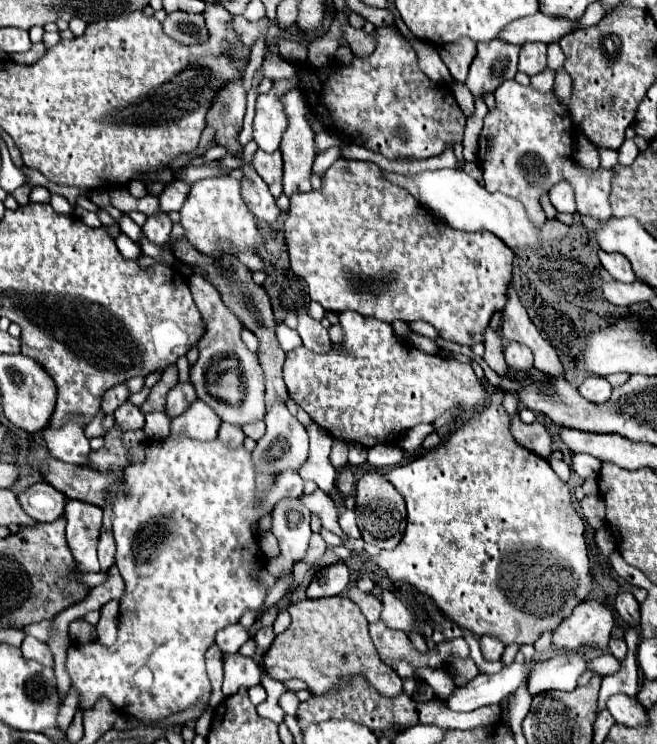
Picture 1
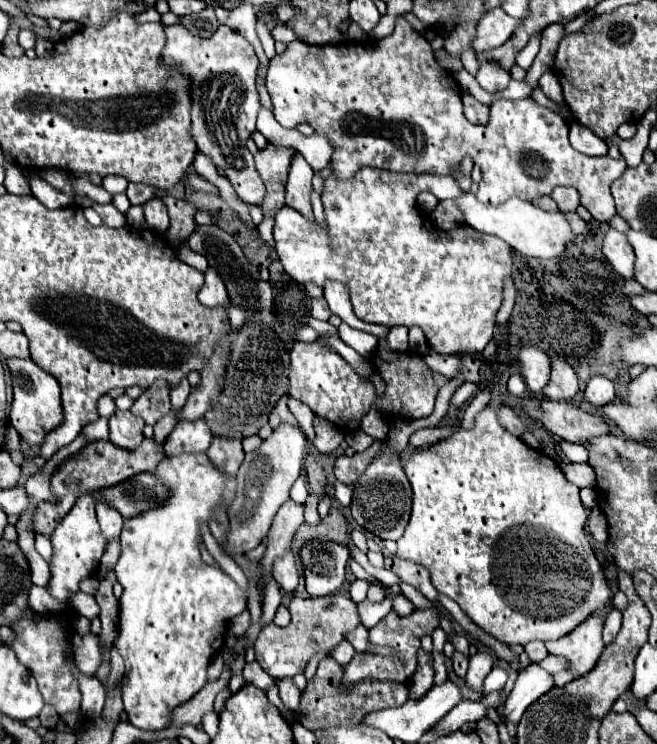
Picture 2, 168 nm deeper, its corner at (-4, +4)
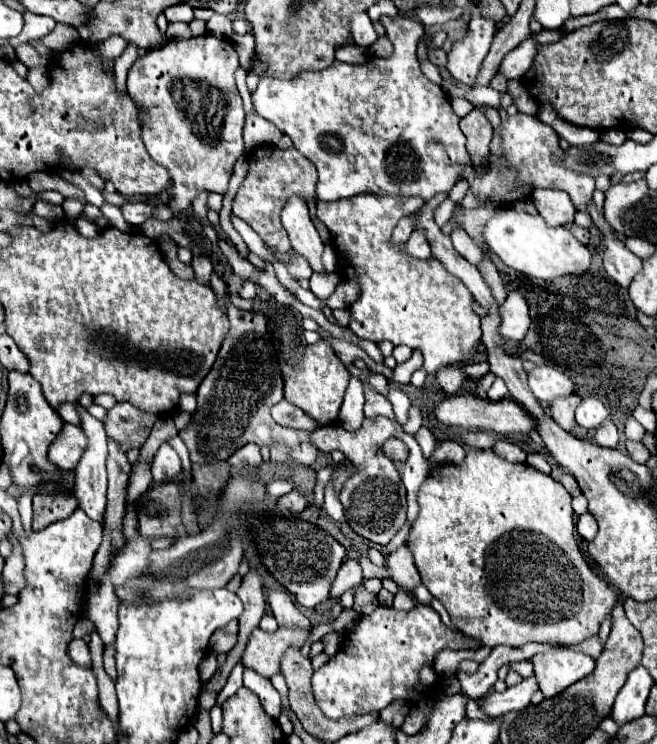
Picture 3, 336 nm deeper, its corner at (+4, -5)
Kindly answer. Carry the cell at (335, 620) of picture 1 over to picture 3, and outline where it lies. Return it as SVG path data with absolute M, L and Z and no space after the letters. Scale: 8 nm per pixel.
M281 626L277 632L265 632L261 628L255 628L249 636L241 662L245 668L251 668L261 676L271 678L273 674L279 674L281 654L289 646L301 648L307 636L309 630L297 630L297 628Z

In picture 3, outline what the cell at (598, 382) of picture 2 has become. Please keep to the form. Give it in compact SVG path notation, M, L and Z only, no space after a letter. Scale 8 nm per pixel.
M583 398L583 402L579 404L579 408L575 412L575 418L577 418L579 426L583 426L587 430L597 430L609 418L609 412L599 398Z

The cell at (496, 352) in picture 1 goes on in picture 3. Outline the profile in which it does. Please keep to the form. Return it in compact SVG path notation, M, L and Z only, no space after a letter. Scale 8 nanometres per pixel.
M469 450L463 464L443 464L433 470L433 474L423 482L417 494L417 502L421 506L421 512L417 520L411 524L407 546L413 552L415 566L421 574L421 582L427 586L427 590L445 606L445 610L451 616L451 622L459 632L471 638L481 638L481 642L489 648L507 644L507 646L521 646L529 642L551 642L551 644L577 644L581 640L587 640L599 632L601 622L611 614L615 602L619 600L619 594L615 588L605 582L603 576L593 572L587 562L583 560L579 546L575 542L575 512L571 508L571 494L549 474L543 474L527 464L511 464L503 458L499 458L493 450Z

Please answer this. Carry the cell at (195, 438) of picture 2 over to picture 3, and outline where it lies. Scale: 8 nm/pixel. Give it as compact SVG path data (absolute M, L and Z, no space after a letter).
M161 444L161 448L157 450L157 454L153 458L153 464L151 464L153 482L171 480L179 472L181 472L181 460L179 460L177 452L169 444Z

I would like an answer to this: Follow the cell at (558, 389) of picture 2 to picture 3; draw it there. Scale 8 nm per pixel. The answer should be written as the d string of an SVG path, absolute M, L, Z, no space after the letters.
M573 394L569 398L557 398L557 402L551 402L551 416L553 420L567 432L573 432L573 428L577 426L575 422L575 408L579 406L581 396Z

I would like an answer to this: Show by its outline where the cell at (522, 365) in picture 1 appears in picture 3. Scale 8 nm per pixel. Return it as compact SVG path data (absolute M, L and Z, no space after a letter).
M537 366L533 372L529 372L529 388L539 402L551 404L555 398L571 396L575 384L557 368Z

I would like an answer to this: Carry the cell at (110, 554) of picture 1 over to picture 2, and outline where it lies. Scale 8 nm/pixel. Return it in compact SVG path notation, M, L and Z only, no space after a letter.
M97 501L97 519L107 541L113 541L119 537L121 527L123 527L123 517L119 513L113 513L109 505L101 505L101 501Z

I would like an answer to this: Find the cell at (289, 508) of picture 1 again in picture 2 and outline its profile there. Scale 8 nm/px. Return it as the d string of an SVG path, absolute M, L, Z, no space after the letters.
M289 549L285 553L285 557L275 559L275 563L273 563L273 577L277 579L277 583L281 585L283 591L287 591L287 593L295 591L295 587L299 583L299 571L297 571L293 549Z

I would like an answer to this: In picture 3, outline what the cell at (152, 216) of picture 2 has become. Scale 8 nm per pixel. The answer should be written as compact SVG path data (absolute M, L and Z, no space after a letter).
M125 202L121 206L121 212L123 212L123 218L131 226L141 226L151 216L153 208L149 204L143 204L143 202Z

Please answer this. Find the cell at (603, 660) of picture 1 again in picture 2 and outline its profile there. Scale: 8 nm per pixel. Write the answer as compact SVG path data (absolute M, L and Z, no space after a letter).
M548 655L539 665L549 673L556 673L566 670L568 662L563 657Z

